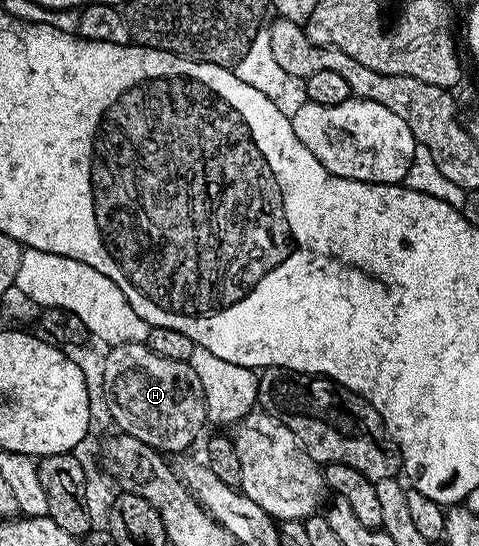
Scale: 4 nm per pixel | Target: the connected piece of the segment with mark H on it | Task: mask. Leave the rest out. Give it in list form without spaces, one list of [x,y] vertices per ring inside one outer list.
[[[148,343],[112,345],[107,354],[103,386],[114,425],[122,433],[134,436],[162,454],[170,454],[169,452],[181,454],[189,450],[189,447],[196,442],[201,427],[207,424],[203,388],[192,366],[184,360],[163,358],[159,354],[150,352]]]

